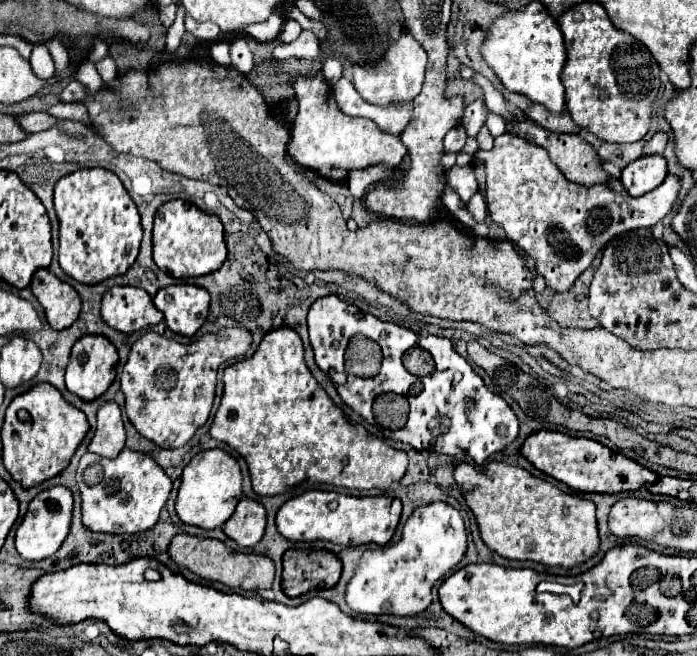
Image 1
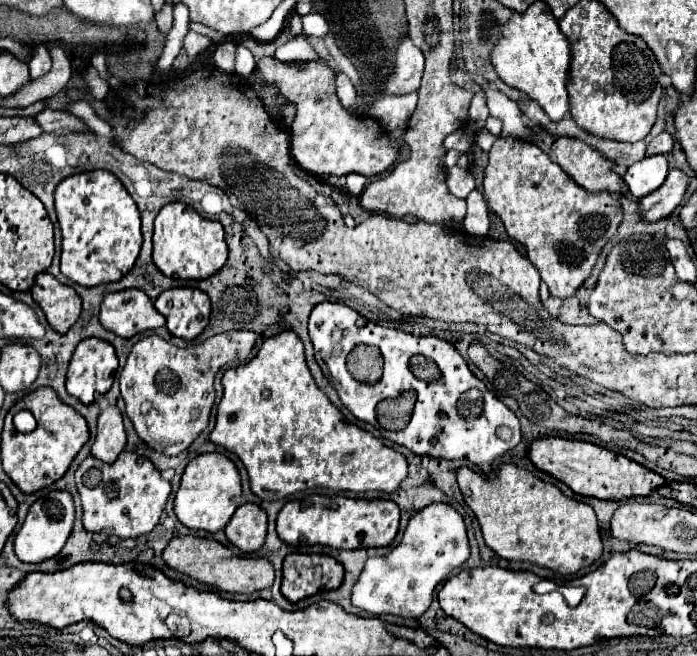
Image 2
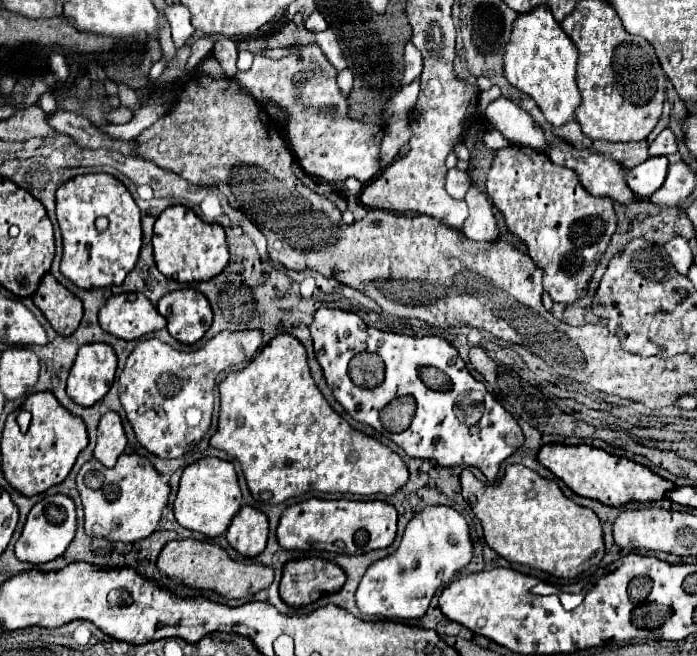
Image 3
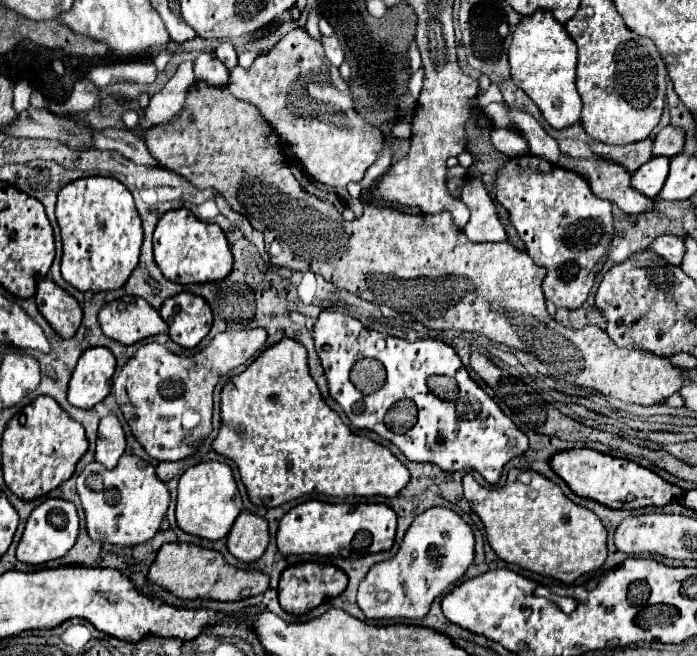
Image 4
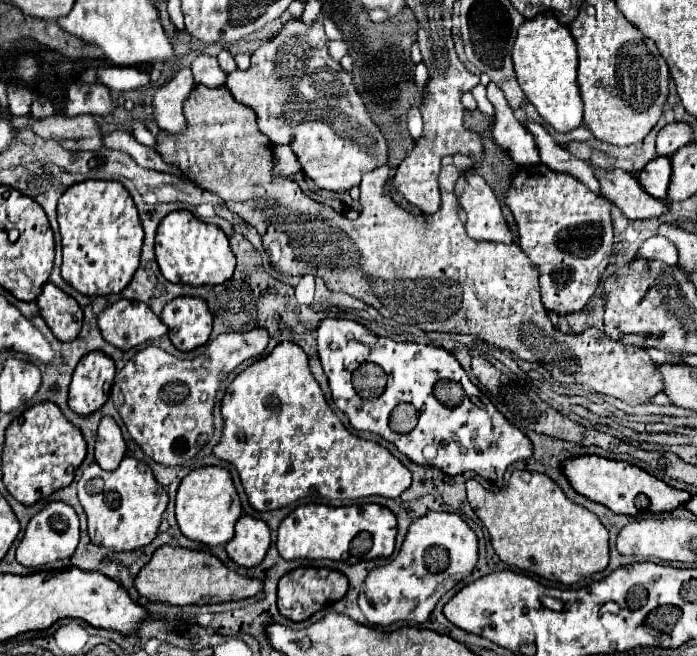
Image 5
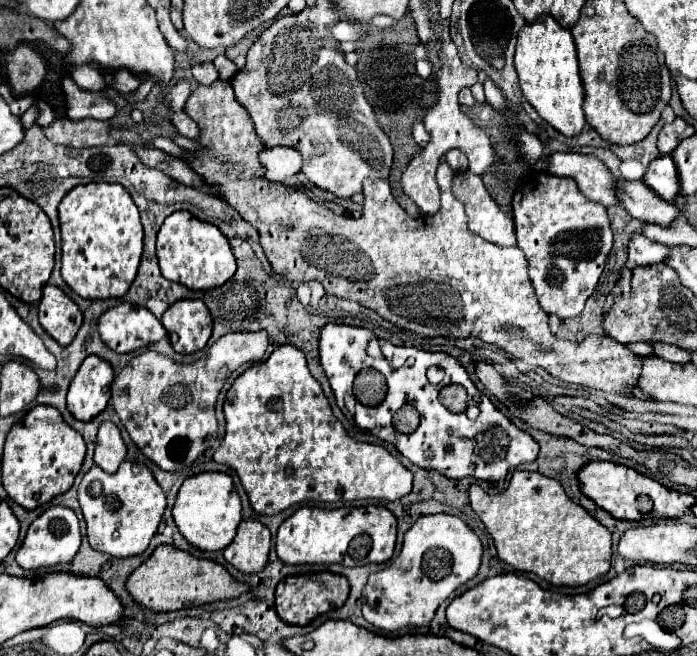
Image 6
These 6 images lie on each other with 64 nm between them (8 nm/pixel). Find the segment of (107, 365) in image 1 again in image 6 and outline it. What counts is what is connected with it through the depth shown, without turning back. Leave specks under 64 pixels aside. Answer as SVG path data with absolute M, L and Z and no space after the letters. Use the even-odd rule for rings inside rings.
M88 356L82 362L68 390L68 410L76 420L90 422L106 408L110 400L112 380L114 372L106 360Z

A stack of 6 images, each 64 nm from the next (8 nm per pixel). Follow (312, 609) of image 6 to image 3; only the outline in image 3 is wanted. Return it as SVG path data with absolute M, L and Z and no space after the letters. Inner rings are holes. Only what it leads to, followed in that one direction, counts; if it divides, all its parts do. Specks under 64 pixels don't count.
M300 558L284 564L280 596L288 606L306 606L324 594L338 592L346 582L344 570L322 558Z

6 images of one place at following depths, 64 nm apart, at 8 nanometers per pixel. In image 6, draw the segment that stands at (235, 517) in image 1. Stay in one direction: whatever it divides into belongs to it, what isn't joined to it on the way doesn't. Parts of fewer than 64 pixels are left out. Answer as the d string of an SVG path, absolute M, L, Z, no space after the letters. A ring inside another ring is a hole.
M242 520L236 538L224 548L224 558L246 574L260 572L268 562L270 530L258 520Z

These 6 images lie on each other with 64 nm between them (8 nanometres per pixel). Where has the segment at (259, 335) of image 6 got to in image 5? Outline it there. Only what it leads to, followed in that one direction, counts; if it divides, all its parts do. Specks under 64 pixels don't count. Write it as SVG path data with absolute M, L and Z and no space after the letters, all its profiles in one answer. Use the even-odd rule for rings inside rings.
M264 328L220 334L210 346L210 354L200 354L194 360L180 360L158 346L142 348L116 374L112 386L112 402L116 404L132 440L148 458L164 466L188 462L198 452L200 436L214 432L214 394L220 382L242 362L264 354L268 332Z

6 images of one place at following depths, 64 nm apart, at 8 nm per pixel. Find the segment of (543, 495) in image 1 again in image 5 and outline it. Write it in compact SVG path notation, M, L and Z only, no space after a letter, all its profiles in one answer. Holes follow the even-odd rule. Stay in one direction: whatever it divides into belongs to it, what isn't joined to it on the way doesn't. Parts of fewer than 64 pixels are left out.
M514 470L510 482L500 492L488 492L476 480L466 480L466 494L468 504L474 508L478 518L484 522L490 542L498 558L510 566L518 566L520 570L534 572L548 580L556 580L560 584L572 586L582 578L588 578L596 572L602 572L608 566L608 530L602 526L596 514L574 504L562 492L562 488L552 482L546 474L540 472L526 472Z

